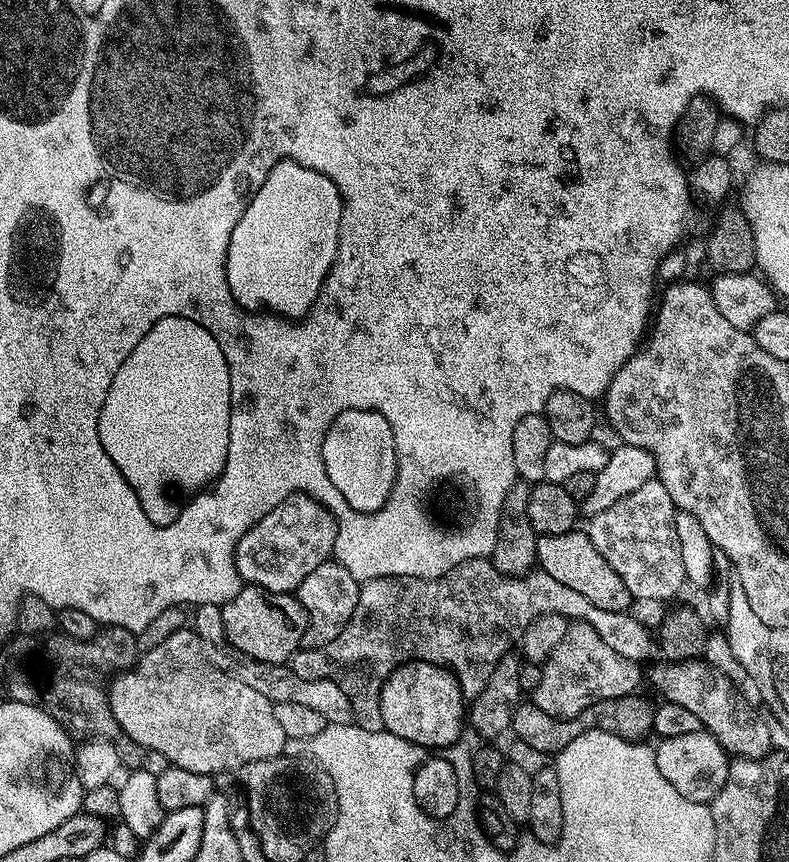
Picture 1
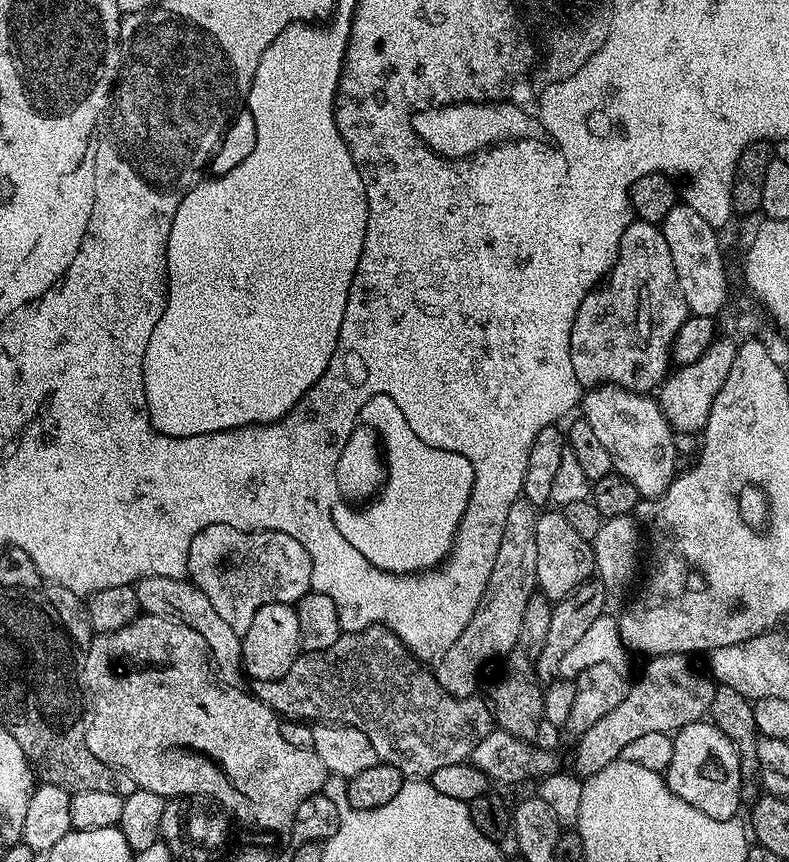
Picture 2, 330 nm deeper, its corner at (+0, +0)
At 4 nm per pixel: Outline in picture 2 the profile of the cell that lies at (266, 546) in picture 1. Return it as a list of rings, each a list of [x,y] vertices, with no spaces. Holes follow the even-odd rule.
[[[211,524],[202,529],[190,542],[188,551],[187,579],[210,598],[214,610],[218,610],[234,634],[244,637],[246,630],[250,630],[250,621],[258,610],[267,604],[291,604],[301,600],[307,592],[312,591],[312,559],[306,554],[306,546],[296,541],[290,534],[281,532],[243,532],[234,530],[229,524]]]

